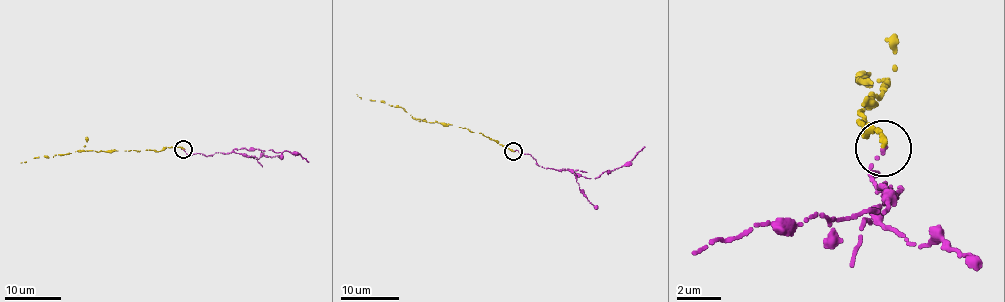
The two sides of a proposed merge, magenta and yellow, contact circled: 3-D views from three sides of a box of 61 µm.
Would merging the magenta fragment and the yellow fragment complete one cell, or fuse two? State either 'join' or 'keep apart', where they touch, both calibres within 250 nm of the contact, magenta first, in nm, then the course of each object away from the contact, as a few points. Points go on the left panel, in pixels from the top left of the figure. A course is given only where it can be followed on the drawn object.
join | (183, 149) | 160/220 nm | magenta via (183, 149), (188, 155), (229, 154), (234, 149), (285, 150), (297, 153), (308, 161) | yellow via (183, 149), (171, 146), (160, 151), (79, 150), (20, 162)

